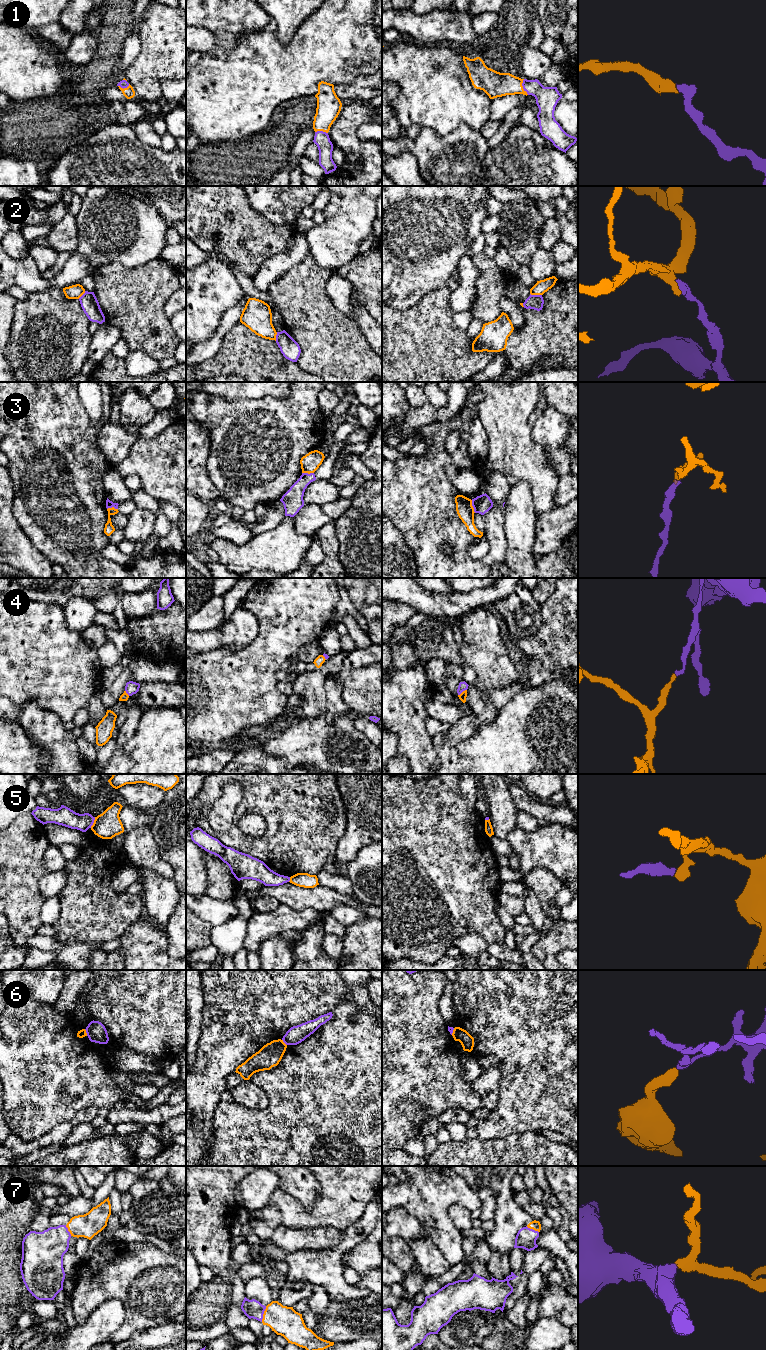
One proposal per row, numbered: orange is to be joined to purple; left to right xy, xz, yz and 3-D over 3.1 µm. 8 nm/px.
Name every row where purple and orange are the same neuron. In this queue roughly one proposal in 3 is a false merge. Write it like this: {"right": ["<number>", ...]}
{"right": ["1", "7"]}

